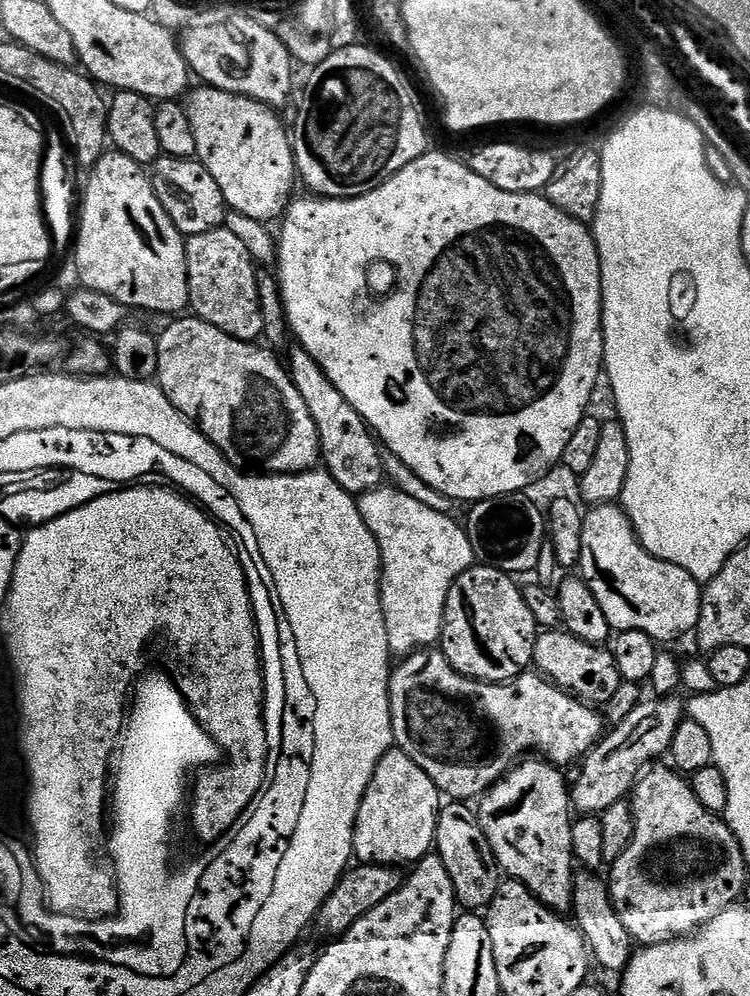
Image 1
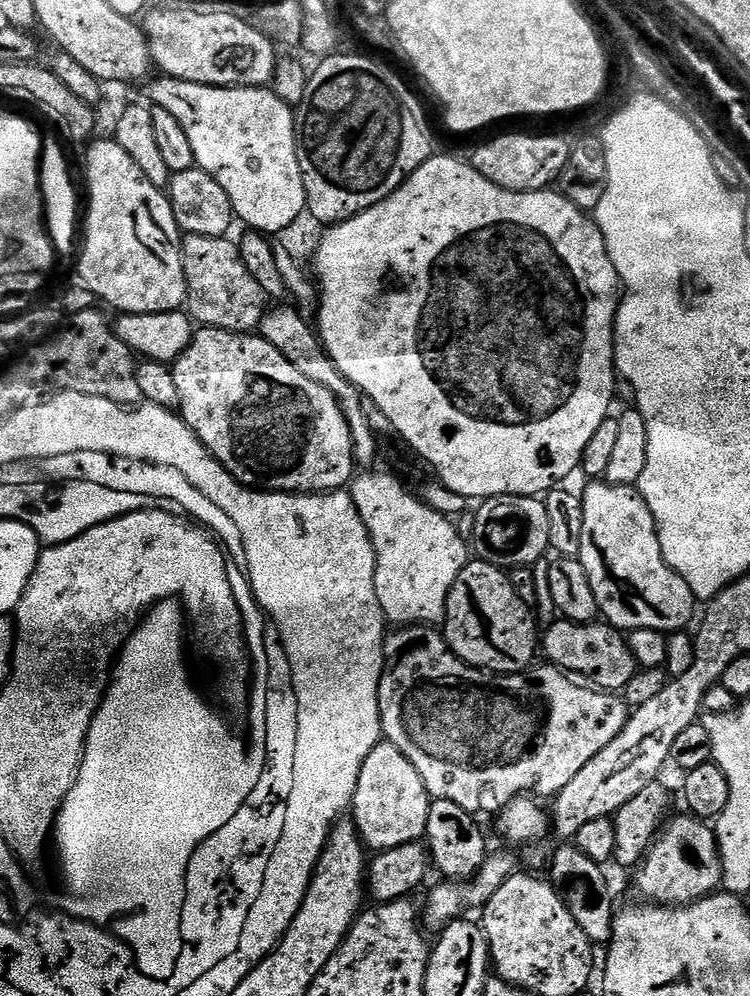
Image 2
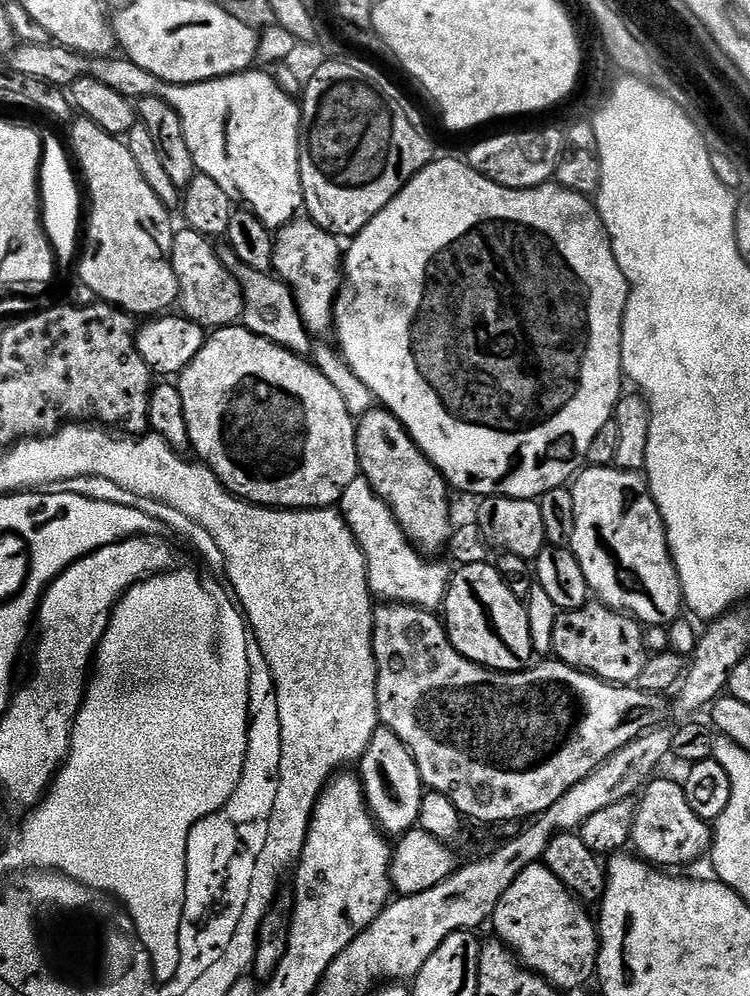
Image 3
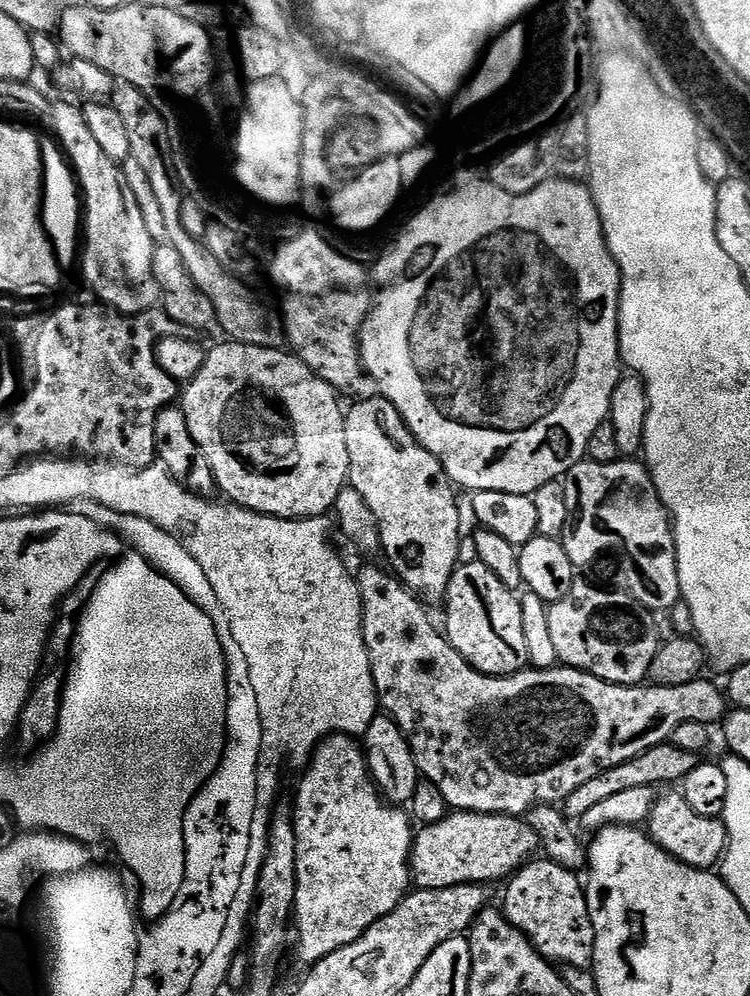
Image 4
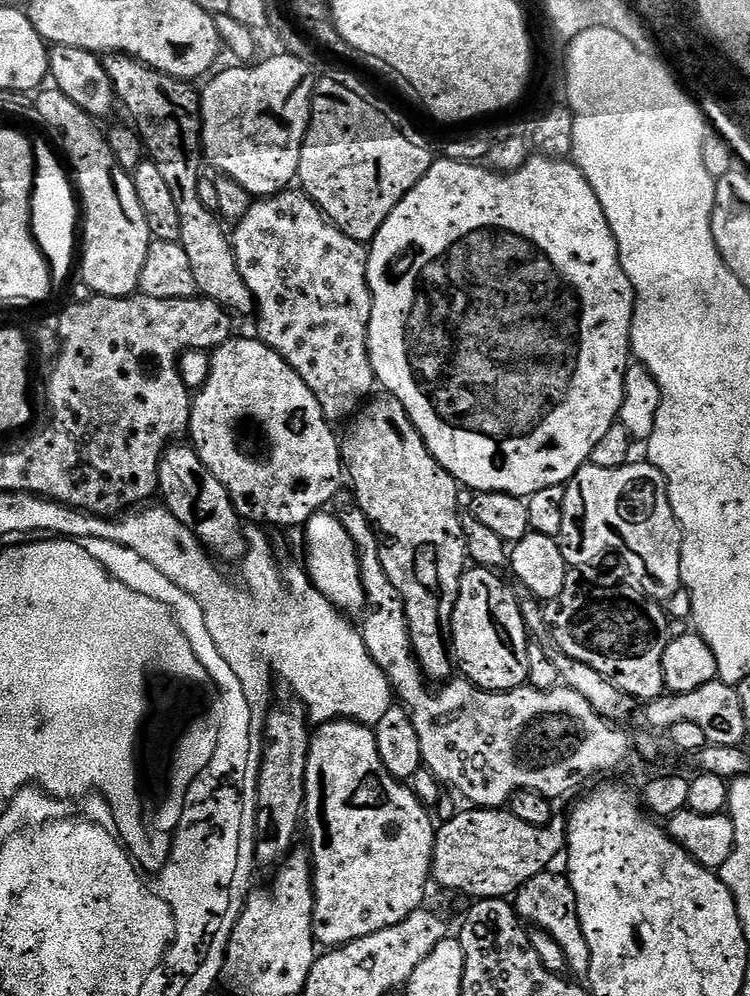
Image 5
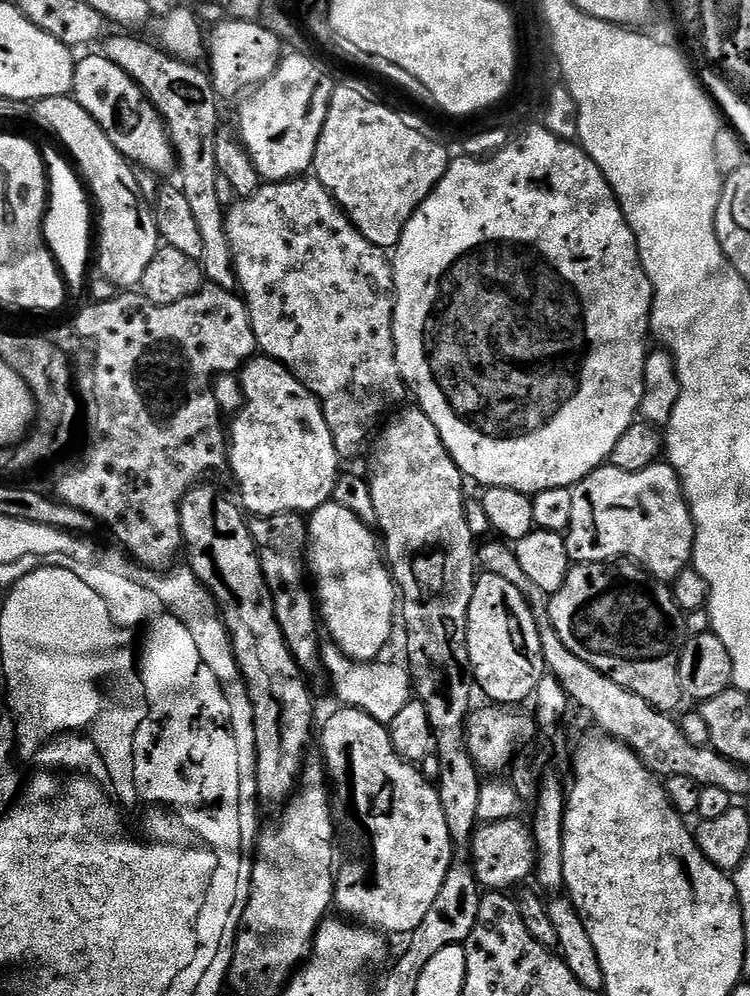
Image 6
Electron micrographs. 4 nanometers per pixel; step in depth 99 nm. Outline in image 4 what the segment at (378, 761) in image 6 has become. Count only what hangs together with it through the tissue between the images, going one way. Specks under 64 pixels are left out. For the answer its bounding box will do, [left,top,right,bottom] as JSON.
[294,734,414,966]

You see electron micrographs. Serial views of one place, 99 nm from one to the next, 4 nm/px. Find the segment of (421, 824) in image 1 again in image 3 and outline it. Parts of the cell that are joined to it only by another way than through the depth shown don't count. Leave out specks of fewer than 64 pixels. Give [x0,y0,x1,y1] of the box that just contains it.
[358,726,426,838]

